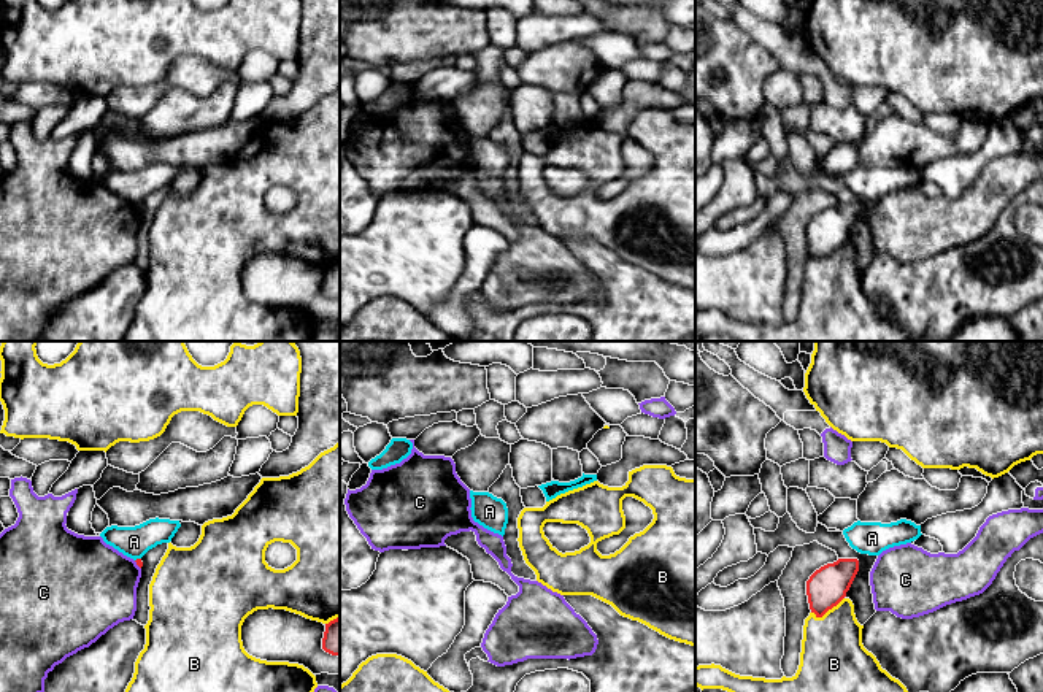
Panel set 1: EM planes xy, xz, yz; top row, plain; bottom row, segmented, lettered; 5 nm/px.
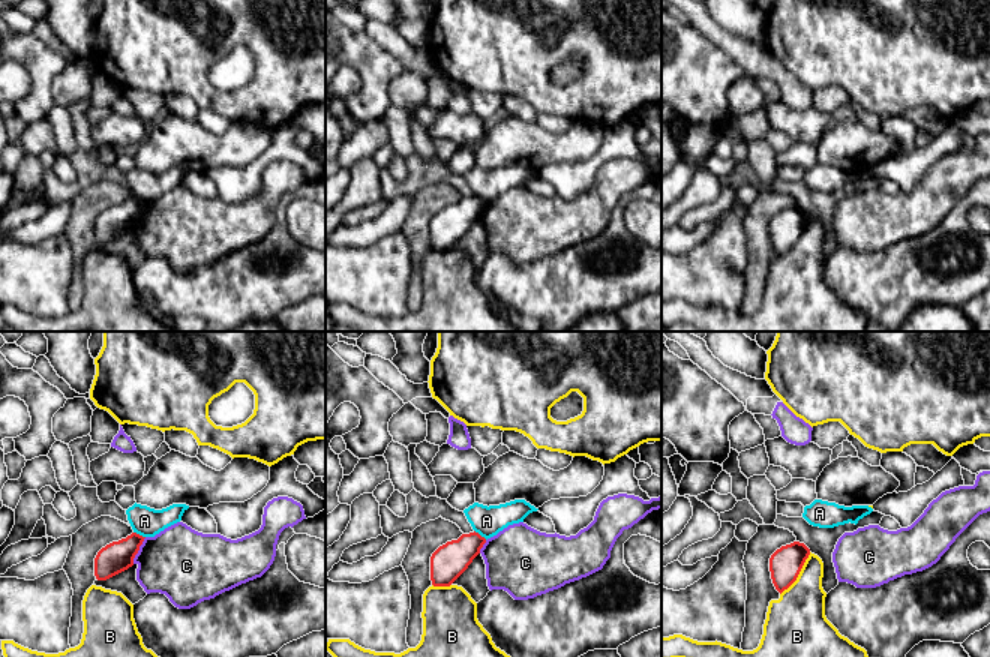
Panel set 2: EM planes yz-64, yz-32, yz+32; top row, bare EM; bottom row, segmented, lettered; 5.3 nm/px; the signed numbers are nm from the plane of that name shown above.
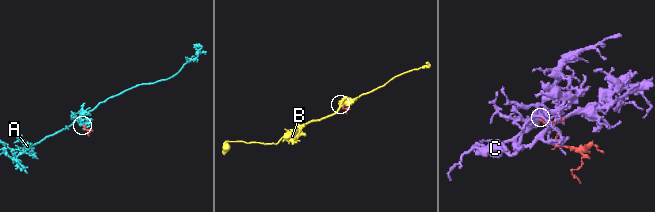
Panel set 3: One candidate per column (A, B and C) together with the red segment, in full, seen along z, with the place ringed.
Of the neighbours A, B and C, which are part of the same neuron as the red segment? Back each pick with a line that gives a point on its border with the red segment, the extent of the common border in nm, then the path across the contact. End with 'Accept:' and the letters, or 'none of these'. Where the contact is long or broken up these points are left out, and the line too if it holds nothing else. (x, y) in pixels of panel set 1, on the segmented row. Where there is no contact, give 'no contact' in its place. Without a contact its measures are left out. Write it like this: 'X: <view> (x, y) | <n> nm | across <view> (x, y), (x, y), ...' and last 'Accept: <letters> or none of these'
Accept: none of these

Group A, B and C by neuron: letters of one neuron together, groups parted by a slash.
A / B / C

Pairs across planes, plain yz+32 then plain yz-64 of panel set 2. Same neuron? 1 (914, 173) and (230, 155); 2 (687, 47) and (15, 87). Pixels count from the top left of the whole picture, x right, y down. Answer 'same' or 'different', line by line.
1: different
2: different

